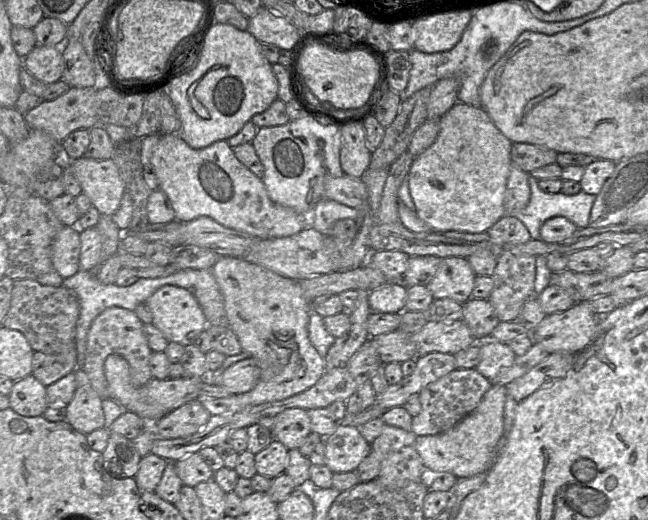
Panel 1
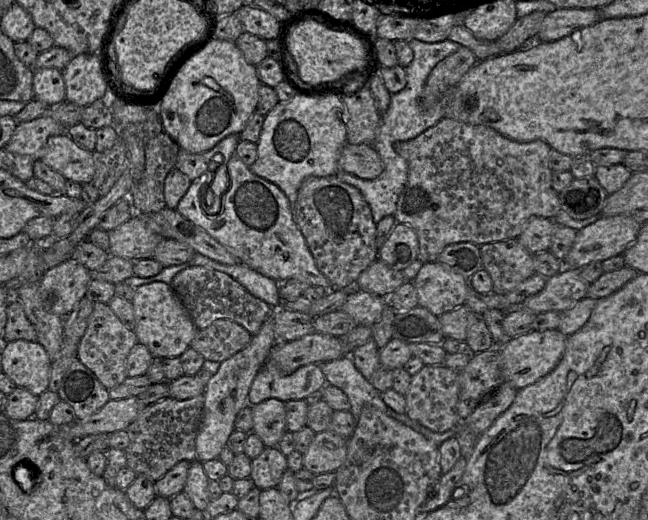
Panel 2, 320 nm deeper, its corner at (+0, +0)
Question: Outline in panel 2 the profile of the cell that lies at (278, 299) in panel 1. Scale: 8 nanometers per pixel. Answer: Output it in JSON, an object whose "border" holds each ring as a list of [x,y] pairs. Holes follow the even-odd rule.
{"border":[[[267,360],[253,380],[248,405],[254,406],[270,398],[283,402],[313,398],[319,396],[325,384],[325,376],[318,364],[304,365],[291,374],[284,374]]]}

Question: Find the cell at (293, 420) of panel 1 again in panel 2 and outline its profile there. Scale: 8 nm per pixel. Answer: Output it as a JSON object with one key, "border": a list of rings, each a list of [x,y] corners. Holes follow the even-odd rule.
{"border":[[[275,398],[251,406],[253,430],[265,447],[277,447],[286,428],[285,402]]]}

